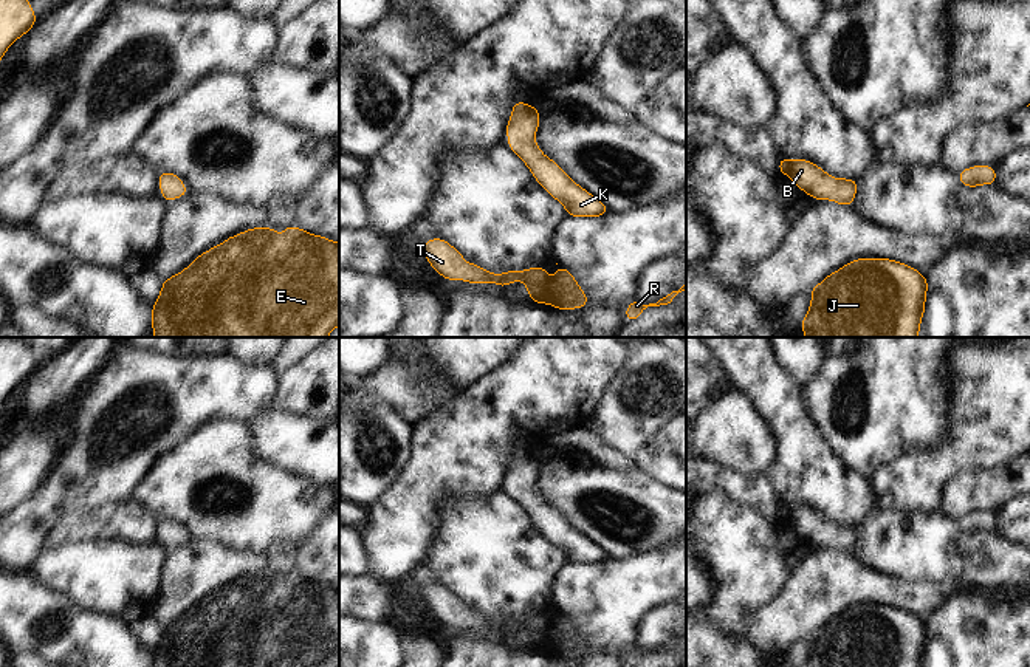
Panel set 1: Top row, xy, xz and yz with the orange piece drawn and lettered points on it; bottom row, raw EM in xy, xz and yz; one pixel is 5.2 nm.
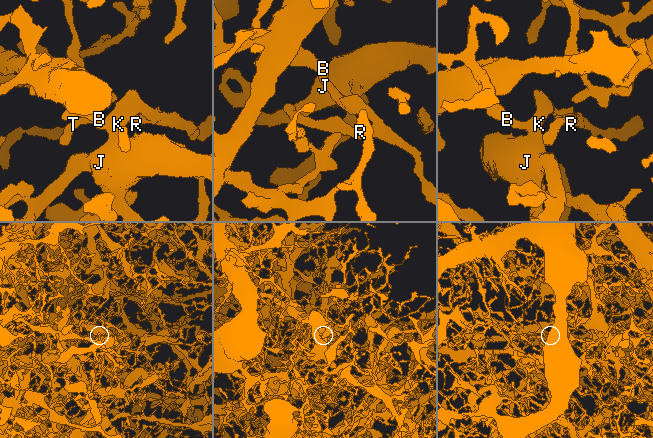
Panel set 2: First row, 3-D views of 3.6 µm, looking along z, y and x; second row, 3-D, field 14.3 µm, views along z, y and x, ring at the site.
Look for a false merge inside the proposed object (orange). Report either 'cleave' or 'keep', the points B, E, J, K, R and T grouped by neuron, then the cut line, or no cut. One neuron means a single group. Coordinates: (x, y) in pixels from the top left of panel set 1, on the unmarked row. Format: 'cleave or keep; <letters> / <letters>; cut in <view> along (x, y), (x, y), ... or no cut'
keep; B E J K R T; no cut

